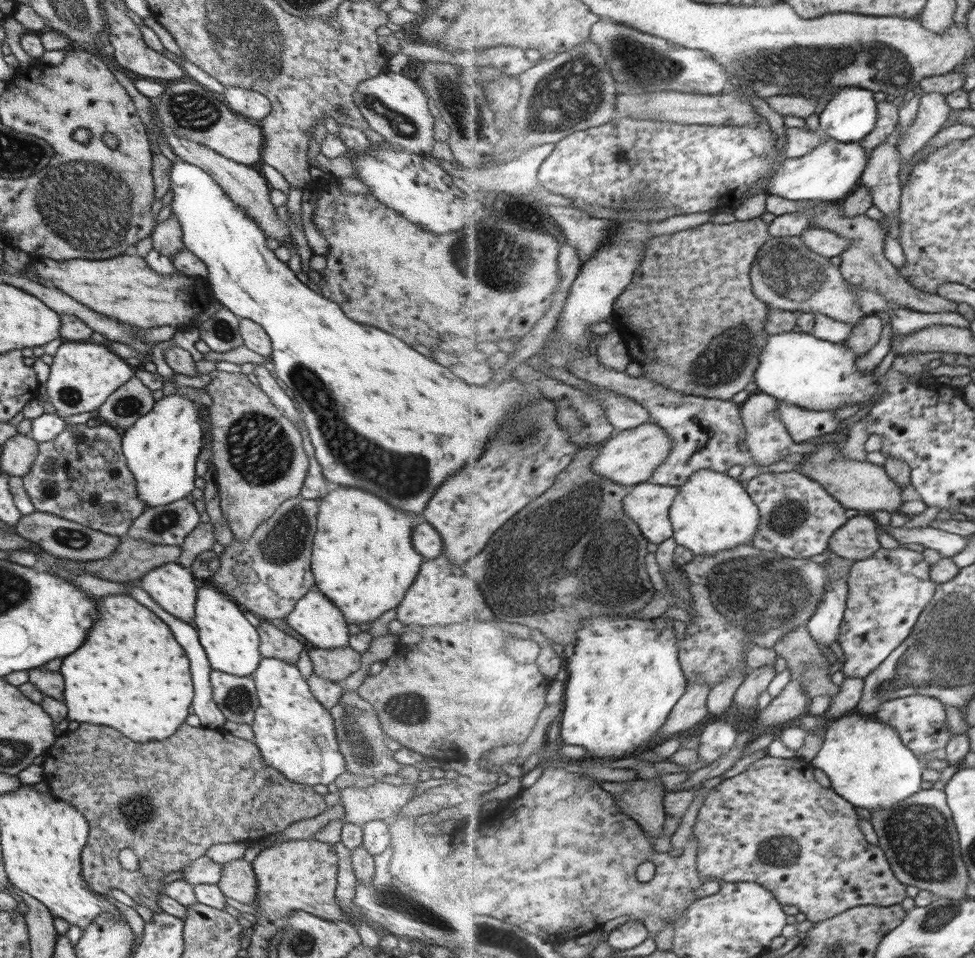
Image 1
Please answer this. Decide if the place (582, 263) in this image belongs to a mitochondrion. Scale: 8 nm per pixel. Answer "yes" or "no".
no

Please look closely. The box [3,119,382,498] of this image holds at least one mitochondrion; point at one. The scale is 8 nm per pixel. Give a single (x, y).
(84, 201)

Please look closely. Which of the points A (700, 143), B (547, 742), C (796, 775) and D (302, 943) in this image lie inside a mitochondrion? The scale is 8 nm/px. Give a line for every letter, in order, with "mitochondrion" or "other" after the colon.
A: other
B: other
C: other
D: mitochondrion

